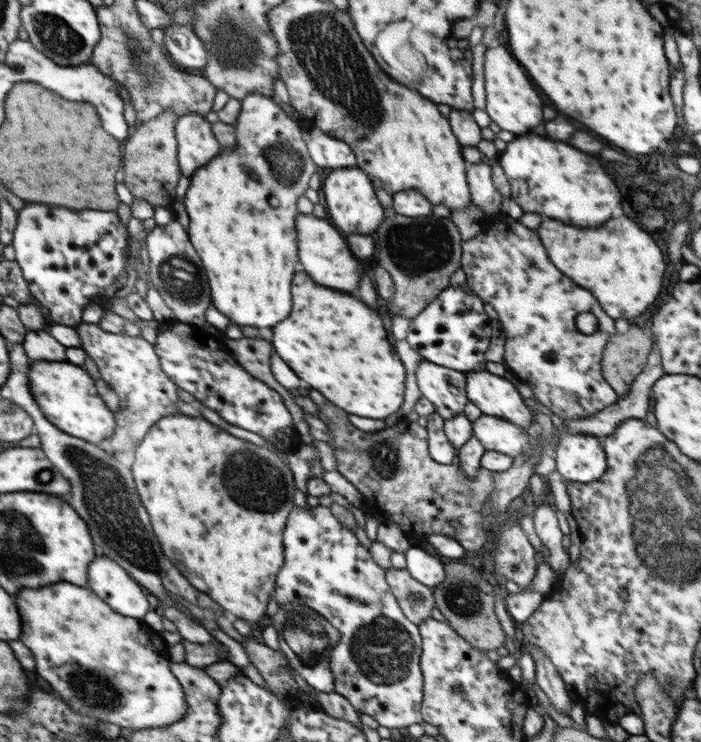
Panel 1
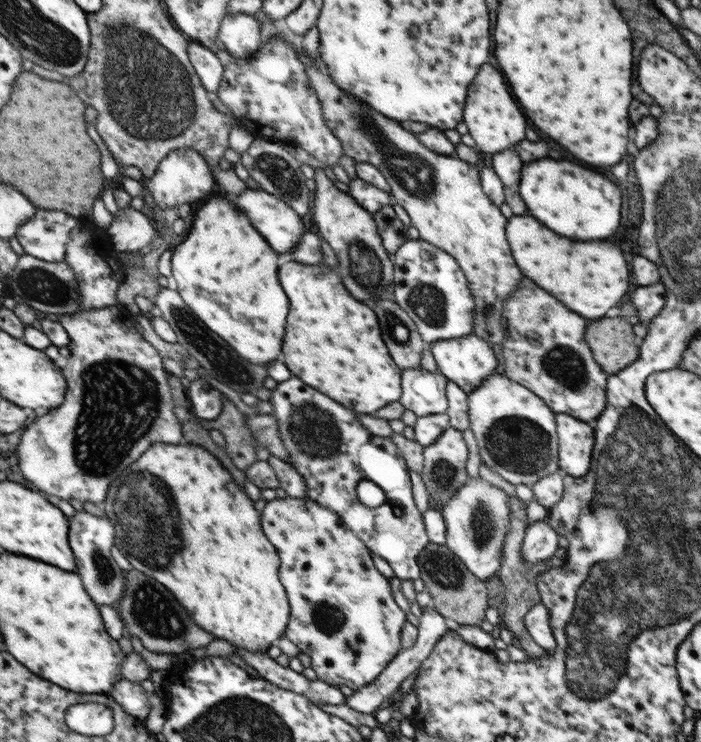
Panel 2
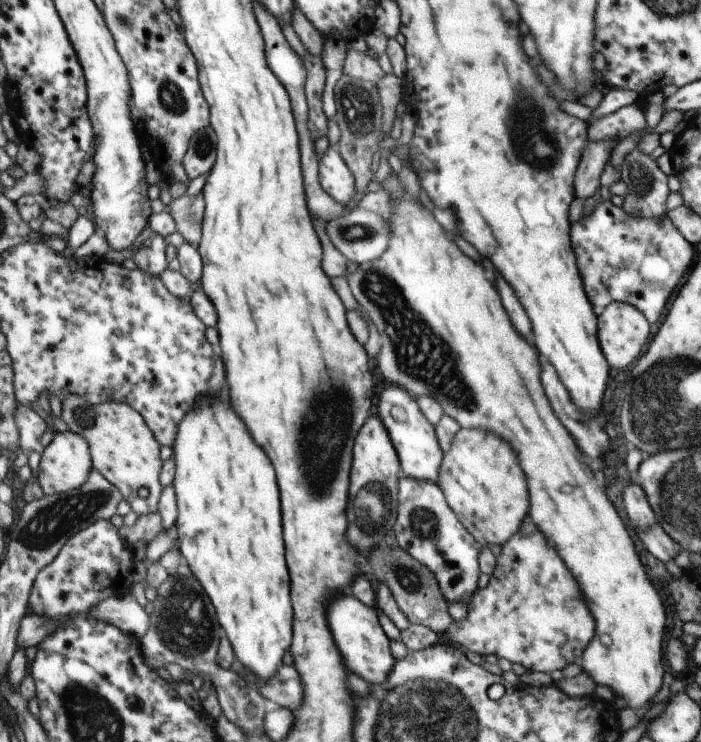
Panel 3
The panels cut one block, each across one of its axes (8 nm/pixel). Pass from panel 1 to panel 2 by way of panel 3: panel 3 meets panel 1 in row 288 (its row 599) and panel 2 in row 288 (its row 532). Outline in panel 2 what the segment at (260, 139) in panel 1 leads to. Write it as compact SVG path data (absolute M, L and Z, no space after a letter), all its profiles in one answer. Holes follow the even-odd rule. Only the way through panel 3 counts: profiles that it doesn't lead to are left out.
M212 197L205 202L198 210L194 210L189 219L189 229L179 240L172 241L171 269L172 276L176 279L178 286L178 297L180 303L186 306L202 320L210 330L214 330L220 338L224 338L242 358L250 360L252 364L268 364L272 360L282 360L282 338L284 338L284 326L286 326L286 316L288 316L288 298L278 282L278 254L268 246L268 242L256 232L256 228L250 224L250 220L236 208L234 201L225 197Z

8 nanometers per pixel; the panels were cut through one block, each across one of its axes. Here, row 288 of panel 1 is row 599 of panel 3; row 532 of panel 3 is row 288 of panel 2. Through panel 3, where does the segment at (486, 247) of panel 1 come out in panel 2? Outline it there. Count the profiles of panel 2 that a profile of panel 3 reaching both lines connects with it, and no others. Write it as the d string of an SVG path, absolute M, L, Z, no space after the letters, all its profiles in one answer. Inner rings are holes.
M522 278L516 290L503 302L501 323L506 330L501 344L505 366L503 374L539 396L555 414L570 415L580 421L594 423L607 405L605 387L609 375L594 360L586 342L586 320L562 306L552 294L536 286L530 278Z

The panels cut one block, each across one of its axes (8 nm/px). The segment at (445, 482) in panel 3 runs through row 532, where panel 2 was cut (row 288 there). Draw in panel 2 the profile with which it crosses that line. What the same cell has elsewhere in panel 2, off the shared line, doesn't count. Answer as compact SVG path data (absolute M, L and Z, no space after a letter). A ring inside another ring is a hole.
M290 45L304 63L310 87L320 101L324 122L342 143L343 154L356 161L369 162L378 168L391 188L394 202L400 204L409 214L412 226L417 228L420 239L444 249L456 259L469 280L469 287L476 303L473 334L487 343L502 344L506 334L505 326L501 323L503 302L513 290L516 290L522 272L518 270L506 236L507 219L502 215L501 208L483 191L479 165L471 165L453 155L441 155L424 146L418 135L404 129L400 121L384 116L368 103L360 102L356 97L351 97L338 88L334 80L328 76L327 70L321 69L321 63L324 63L321 58L320 62L312 60L304 50L298 50L295 45Z

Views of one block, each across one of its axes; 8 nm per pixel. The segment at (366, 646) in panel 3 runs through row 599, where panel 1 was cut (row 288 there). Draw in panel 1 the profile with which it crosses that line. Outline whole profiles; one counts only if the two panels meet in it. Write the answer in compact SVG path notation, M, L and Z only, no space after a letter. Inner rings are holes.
M298 214L295 225L298 232L298 262L304 266L304 272L308 272L316 284L342 292L356 290L360 274L364 272L364 264L350 252L346 236L328 219L316 218L312 214Z

